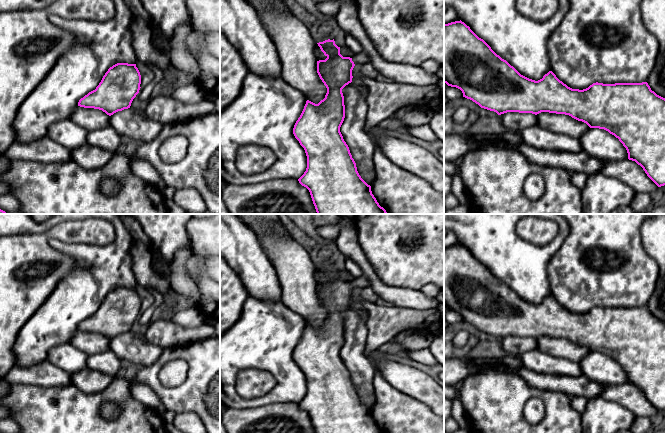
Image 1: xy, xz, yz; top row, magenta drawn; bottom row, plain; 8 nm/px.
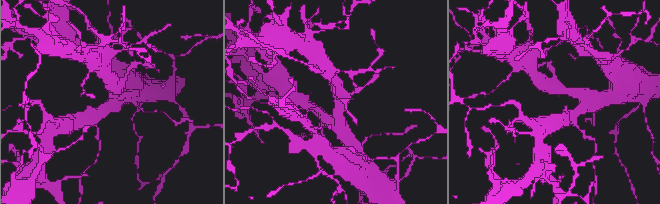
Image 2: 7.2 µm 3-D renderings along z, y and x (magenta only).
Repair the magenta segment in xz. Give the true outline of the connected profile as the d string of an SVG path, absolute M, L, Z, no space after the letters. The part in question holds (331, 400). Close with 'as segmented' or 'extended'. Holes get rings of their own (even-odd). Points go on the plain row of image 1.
M334 263L317 268L327 281L317 285L317 297L326 310L327 317L318 328L306 325L293 352L293 358L307 380L306 395L298 405L309 414L315 433L384 433L372 418L371 410L359 399L349 371L340 356L345 342L342 313L352 306L354 290L370 287L370 281L363 275L352 282L343 281Z; extended

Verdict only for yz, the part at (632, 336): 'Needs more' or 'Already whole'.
Already whole

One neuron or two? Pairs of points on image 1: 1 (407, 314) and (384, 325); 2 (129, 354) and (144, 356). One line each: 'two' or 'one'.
1: one
2: one

